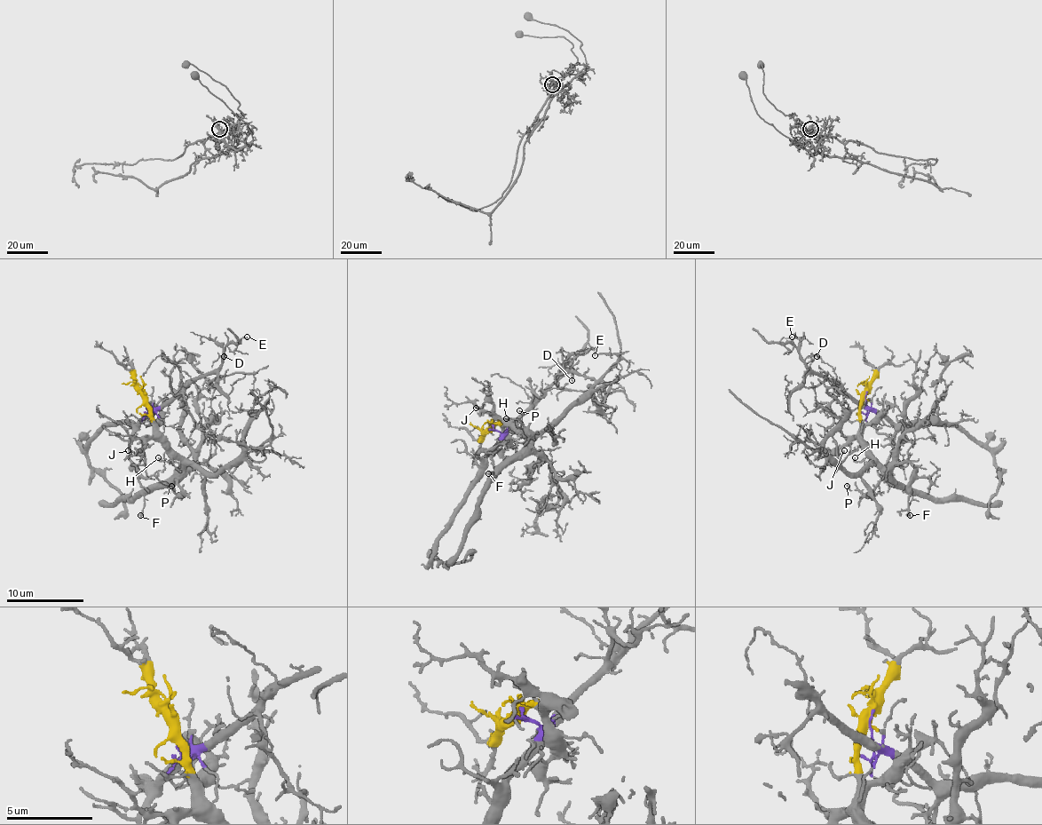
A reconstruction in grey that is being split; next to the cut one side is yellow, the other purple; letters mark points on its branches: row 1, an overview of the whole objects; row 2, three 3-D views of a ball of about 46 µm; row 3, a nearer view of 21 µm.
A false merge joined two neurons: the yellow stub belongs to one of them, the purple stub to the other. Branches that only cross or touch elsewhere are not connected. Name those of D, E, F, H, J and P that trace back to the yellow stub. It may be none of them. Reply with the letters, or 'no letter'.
F, H, J, P

